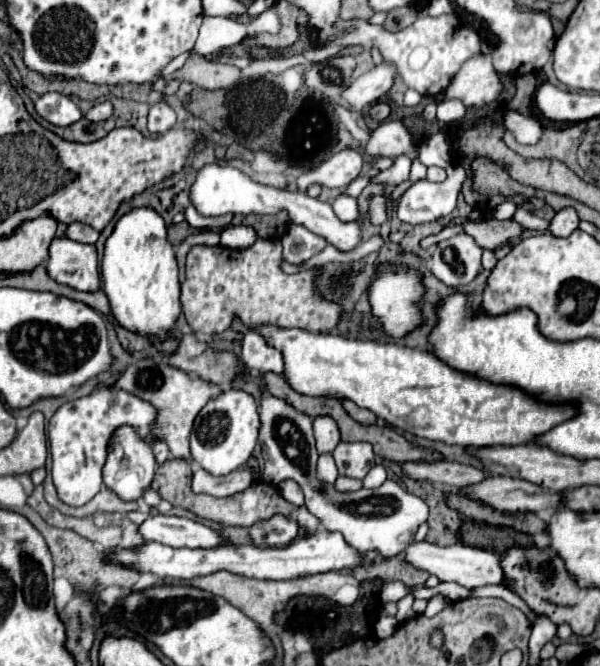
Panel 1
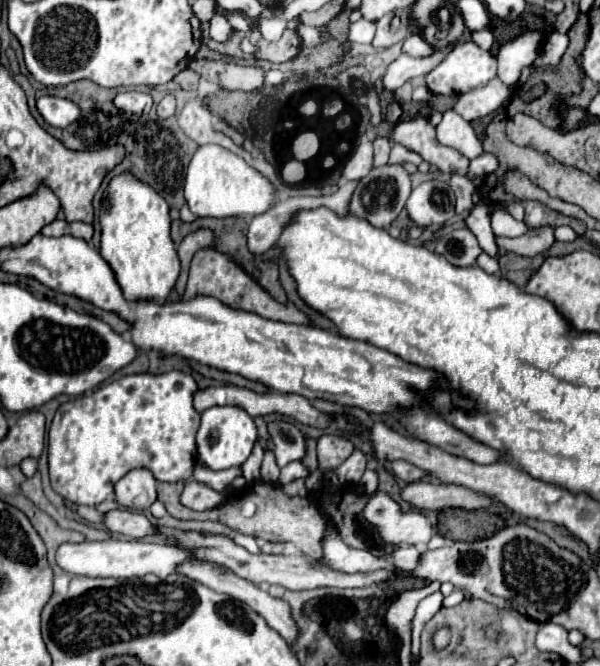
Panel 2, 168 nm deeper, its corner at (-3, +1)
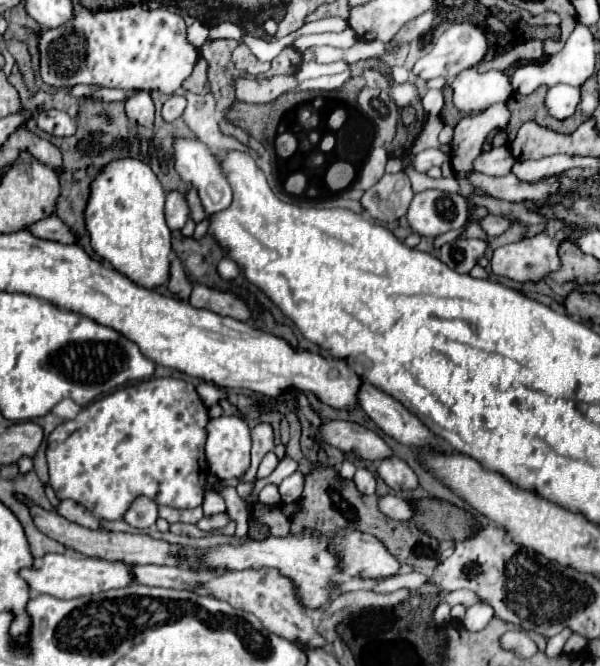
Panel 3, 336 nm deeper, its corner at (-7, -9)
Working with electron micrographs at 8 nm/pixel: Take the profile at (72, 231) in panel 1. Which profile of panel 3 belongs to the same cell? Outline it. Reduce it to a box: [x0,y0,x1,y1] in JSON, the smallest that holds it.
[29,214,79,244]

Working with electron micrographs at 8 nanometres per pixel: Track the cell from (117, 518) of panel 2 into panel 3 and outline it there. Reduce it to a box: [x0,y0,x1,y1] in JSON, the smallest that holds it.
[57,500,101,530]

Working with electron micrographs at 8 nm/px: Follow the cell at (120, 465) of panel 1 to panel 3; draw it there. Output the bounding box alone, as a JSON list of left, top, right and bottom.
[123,498,157,528]

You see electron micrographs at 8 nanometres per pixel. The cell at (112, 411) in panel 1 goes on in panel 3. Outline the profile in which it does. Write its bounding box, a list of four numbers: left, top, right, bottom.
[47,378,209,520]

